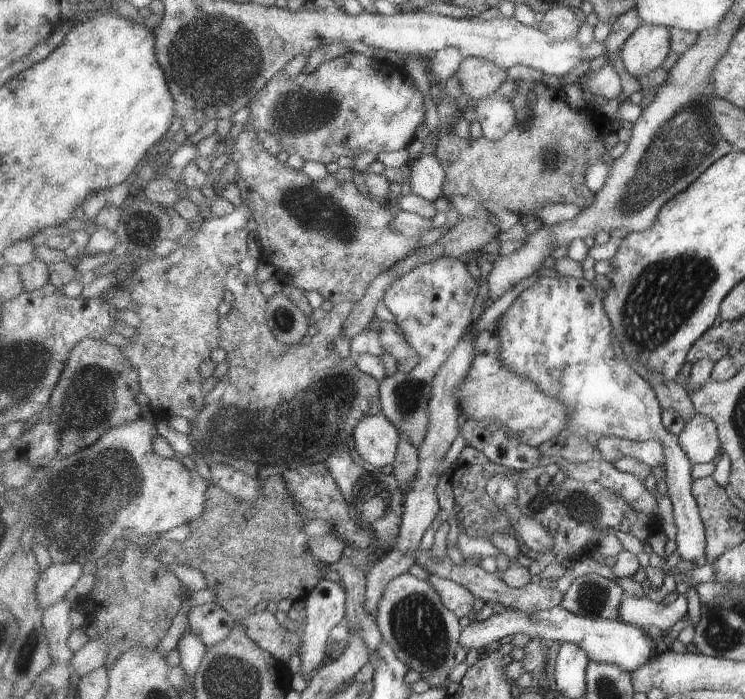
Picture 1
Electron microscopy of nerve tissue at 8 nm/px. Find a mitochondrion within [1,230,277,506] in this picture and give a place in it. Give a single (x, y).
(90, 379)

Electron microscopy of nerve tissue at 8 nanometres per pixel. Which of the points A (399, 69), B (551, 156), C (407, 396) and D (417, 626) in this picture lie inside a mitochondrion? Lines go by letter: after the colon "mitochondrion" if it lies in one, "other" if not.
A: other
B: mitochondrion
C: mitochondrion
D: mitochondrion

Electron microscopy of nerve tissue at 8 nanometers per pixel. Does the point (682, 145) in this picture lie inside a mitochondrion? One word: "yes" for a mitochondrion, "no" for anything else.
yes

